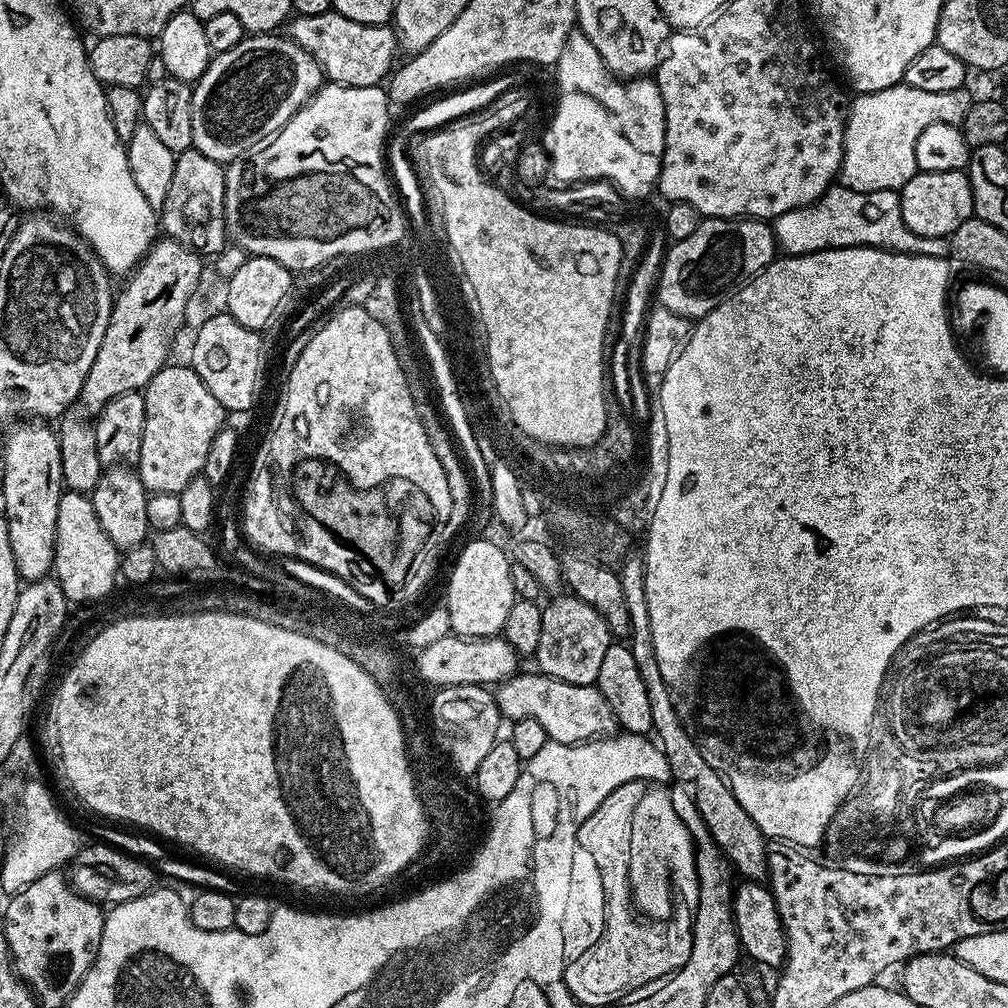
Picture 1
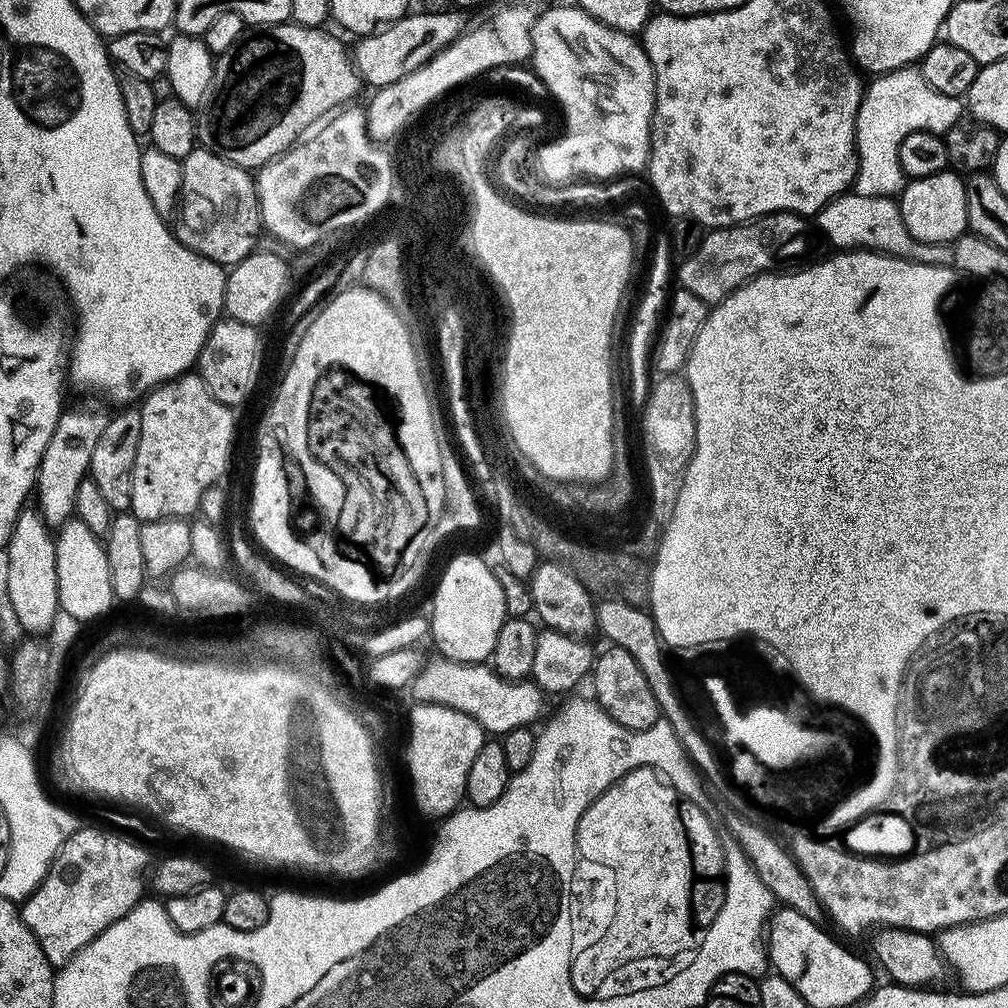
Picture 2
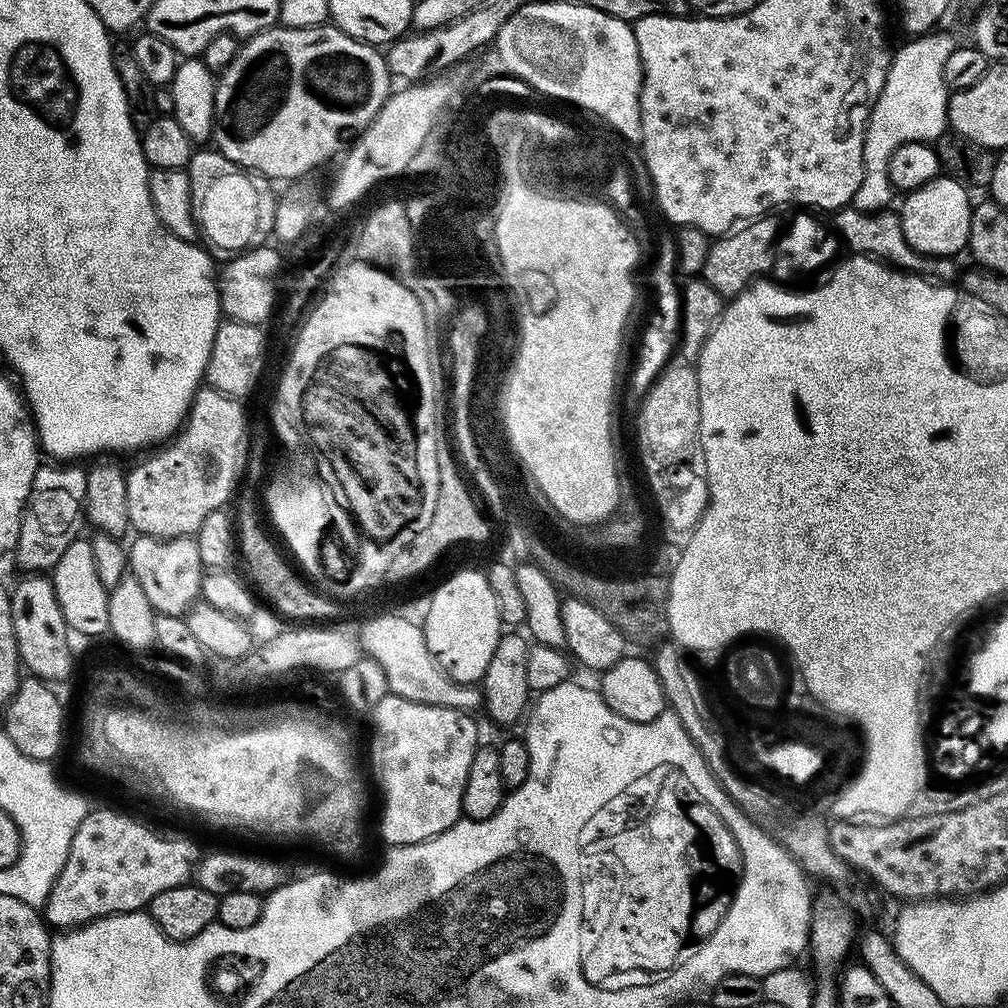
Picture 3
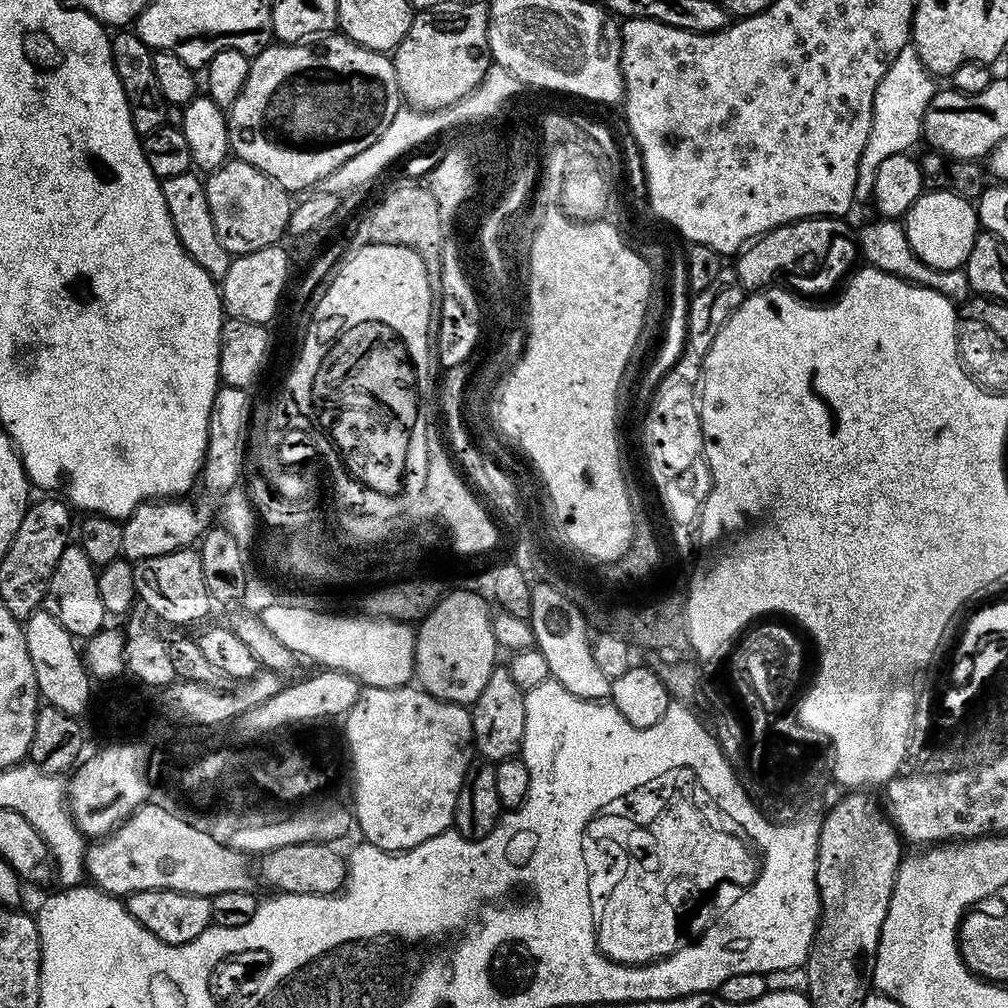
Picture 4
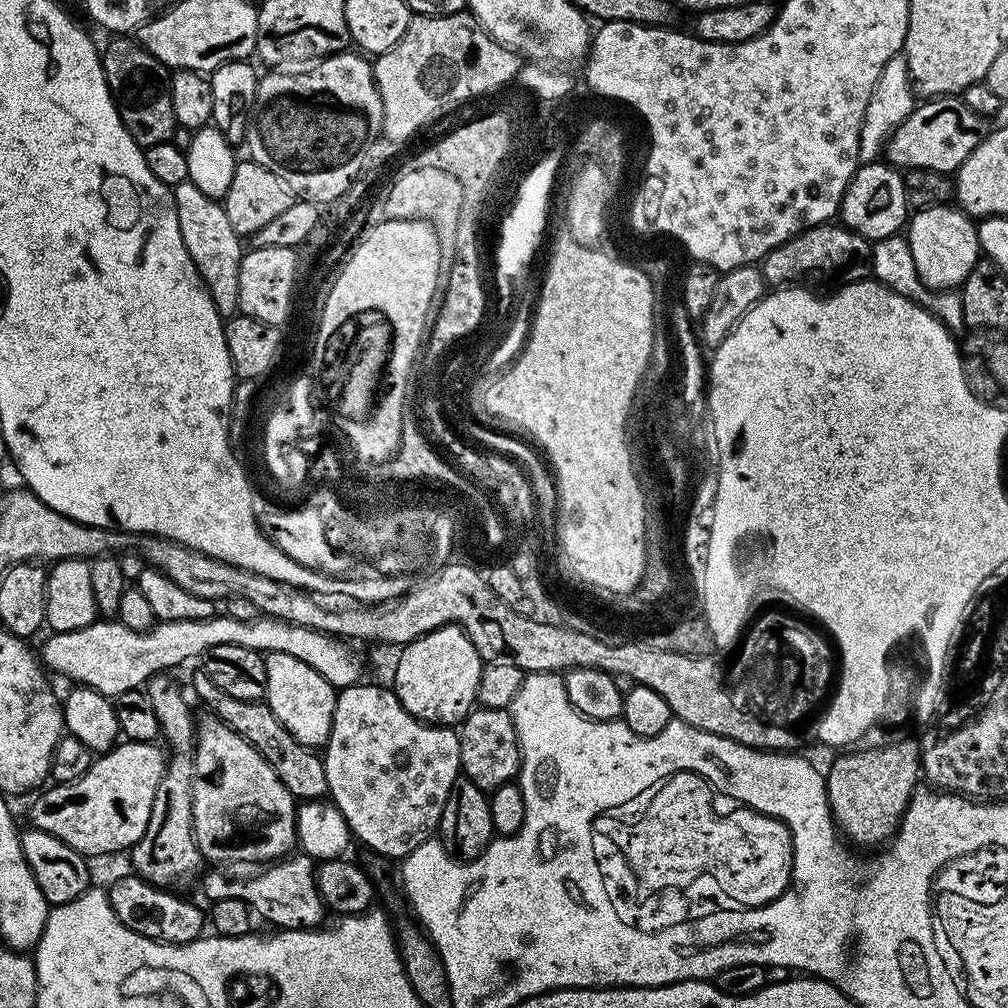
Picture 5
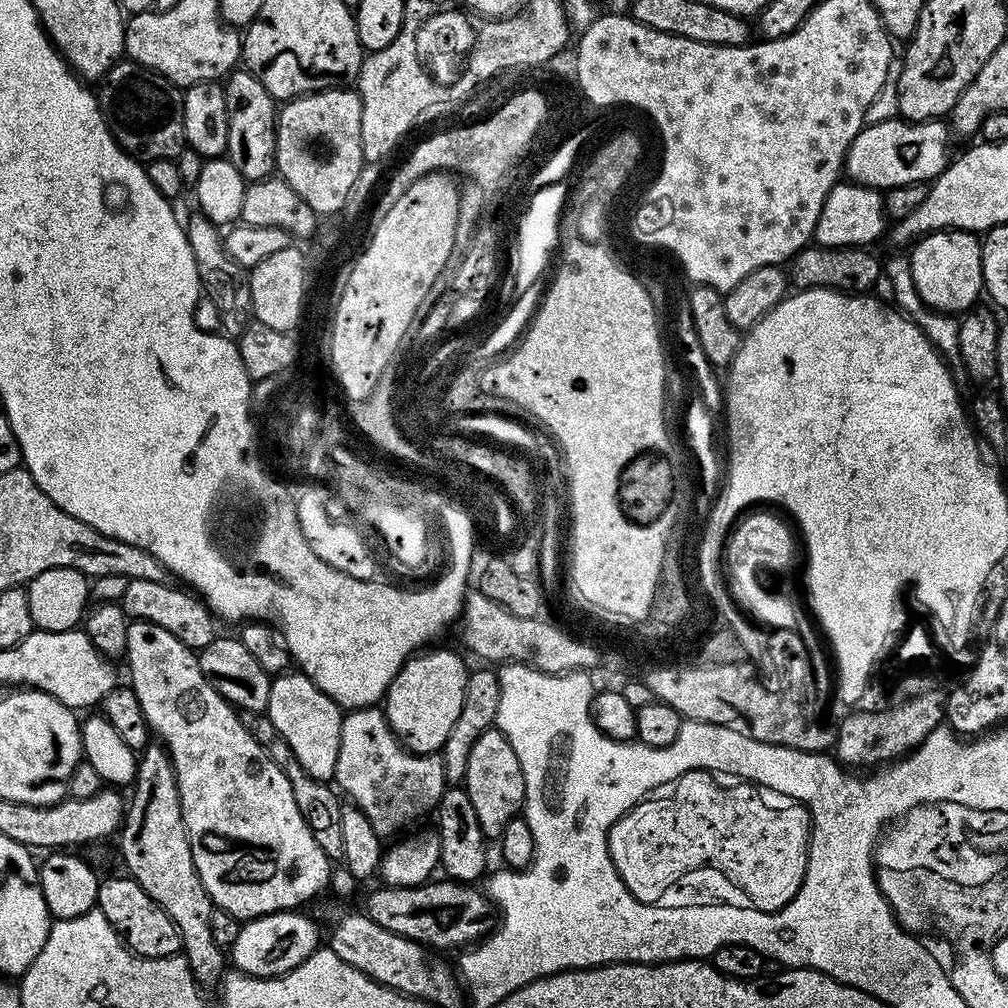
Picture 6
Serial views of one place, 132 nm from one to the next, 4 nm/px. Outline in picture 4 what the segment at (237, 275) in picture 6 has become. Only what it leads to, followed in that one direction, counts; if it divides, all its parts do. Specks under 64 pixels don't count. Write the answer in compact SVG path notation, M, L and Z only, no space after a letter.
M195 171L186 174L174 174L174 178L160 181L162 198L166 198L166 206L170 210L170 218L174 222L174 230L190 258L206 270L213 280L223 280L226 270L230 270L232 253L218 242L218 230L214 230L214 214L210 214L210 202L206 202L204 180Z

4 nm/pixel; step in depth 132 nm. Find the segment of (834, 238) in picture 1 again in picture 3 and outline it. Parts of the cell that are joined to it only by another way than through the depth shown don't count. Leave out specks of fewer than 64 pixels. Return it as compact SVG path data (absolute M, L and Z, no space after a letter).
M851 206L841 208L835 213L834 223L847 251L858 256L871 256L895 266L909 274L919 274L925 278L935 278L940 282L952 282L959 277L962 268L951 256L928 256L925 252L914 250L910 242L906 242L906 234L902 230L902 222L895 211L863 212Z

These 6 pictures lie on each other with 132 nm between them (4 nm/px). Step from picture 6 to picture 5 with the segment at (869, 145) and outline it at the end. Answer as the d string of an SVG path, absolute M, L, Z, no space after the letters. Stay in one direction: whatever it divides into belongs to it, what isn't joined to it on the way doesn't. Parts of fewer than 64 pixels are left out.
M938 96L925 99L917 103L912 113L892 131L892 136L886 145L887 163L901 169L921 168L922 170L938 170L939 172L955 173L956 169L970 158L970 154L983 142L990 131L989 121L985 117L974 114L970 106L966 106L963 99L956 96Z

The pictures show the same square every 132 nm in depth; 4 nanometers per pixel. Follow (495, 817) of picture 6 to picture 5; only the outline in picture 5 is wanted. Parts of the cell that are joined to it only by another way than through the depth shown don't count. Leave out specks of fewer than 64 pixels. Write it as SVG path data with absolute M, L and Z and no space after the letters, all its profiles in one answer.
M477 706L458 728L460 734L460 770L461 773L474 786L478 786L483 792L492 793L495 788L503 784L511 784L519 777L520 761L520 739L516 737L516 727L512 721L512 713L508 708L486 708Z

